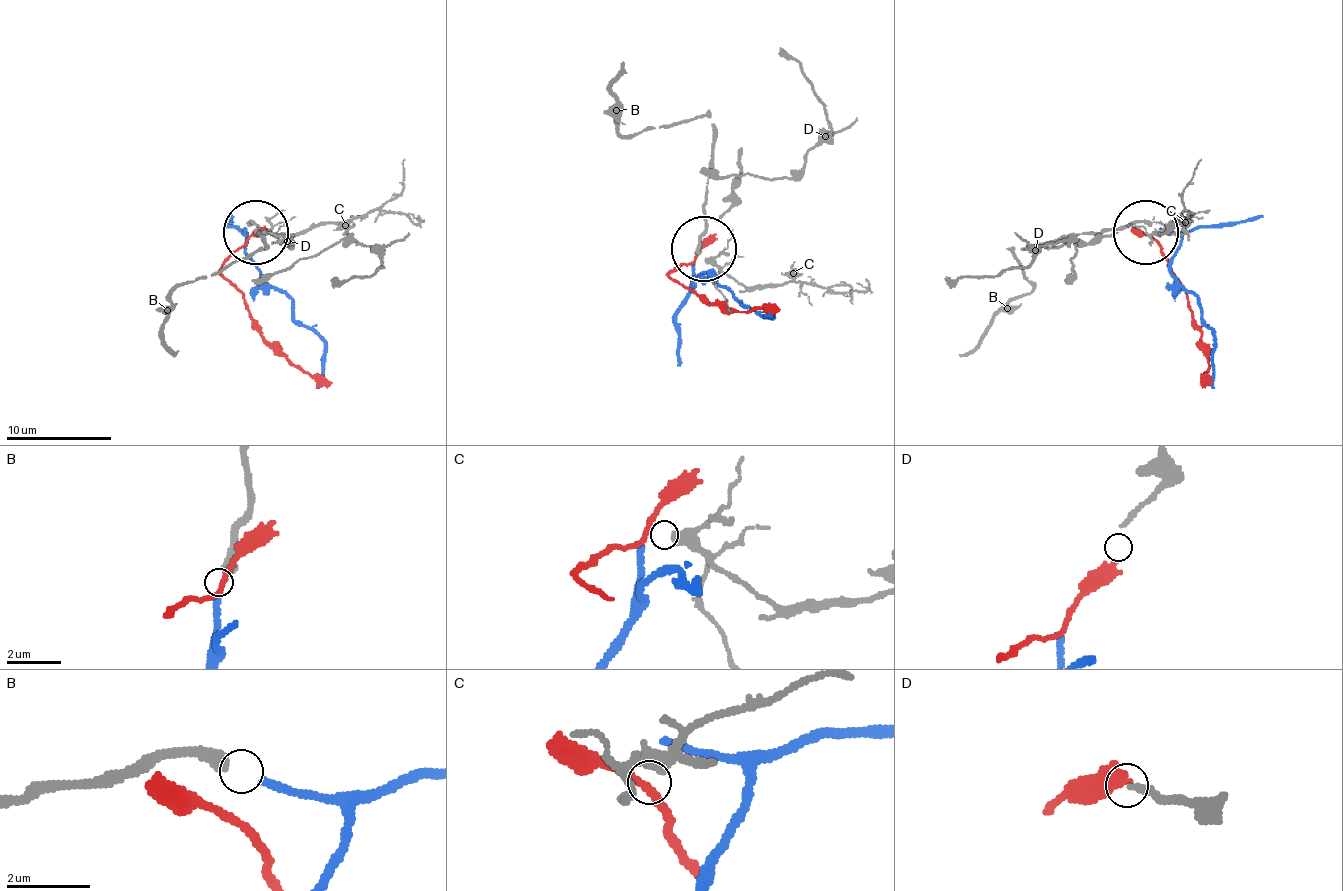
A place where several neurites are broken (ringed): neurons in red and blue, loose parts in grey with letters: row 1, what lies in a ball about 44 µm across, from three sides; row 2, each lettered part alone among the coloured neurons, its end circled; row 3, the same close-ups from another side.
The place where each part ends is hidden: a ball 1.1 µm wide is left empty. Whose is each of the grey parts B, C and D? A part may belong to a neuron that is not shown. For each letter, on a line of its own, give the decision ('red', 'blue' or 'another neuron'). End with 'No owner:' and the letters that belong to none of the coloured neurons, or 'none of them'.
B: blue
C: another neuron
D: red
No owner: C

